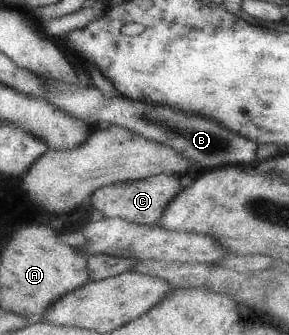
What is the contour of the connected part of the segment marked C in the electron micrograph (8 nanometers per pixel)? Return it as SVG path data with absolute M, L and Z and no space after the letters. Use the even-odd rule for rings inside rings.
M156 174L134 181L123 181L102 186L90 194L91 206L105 218L120 218L127 222L153 226L157 218L166 210L169 200L182 190L176 174Z

